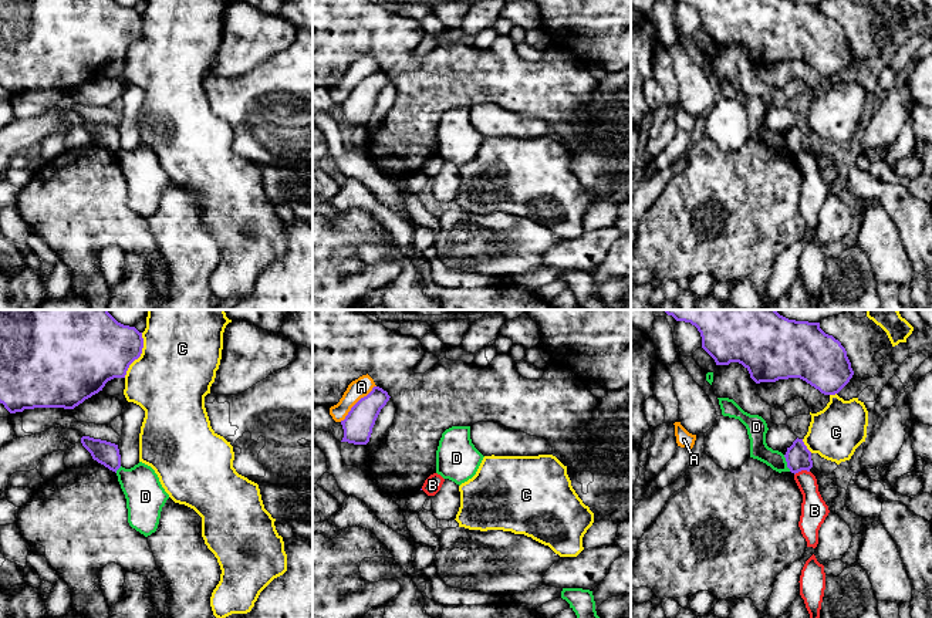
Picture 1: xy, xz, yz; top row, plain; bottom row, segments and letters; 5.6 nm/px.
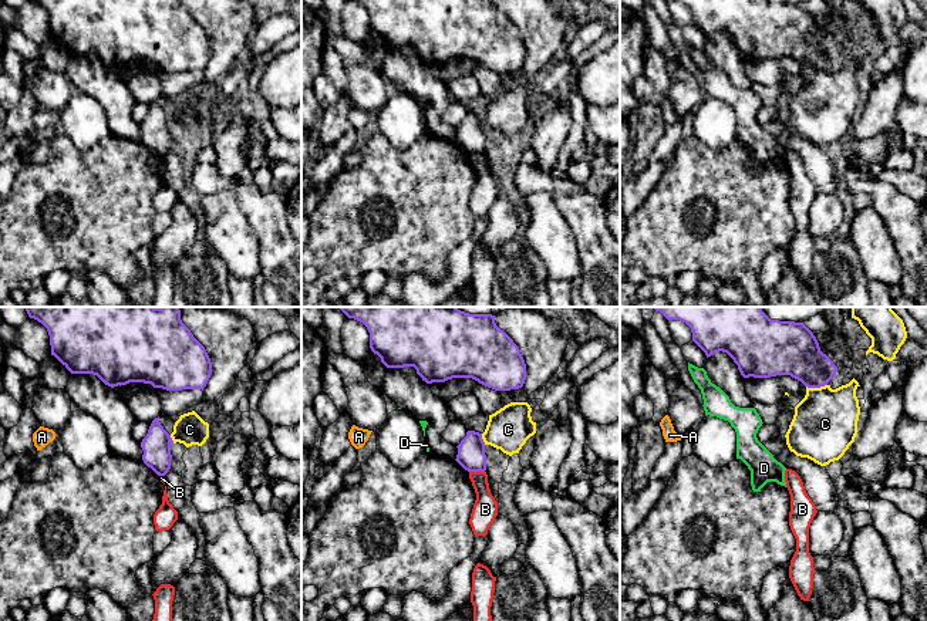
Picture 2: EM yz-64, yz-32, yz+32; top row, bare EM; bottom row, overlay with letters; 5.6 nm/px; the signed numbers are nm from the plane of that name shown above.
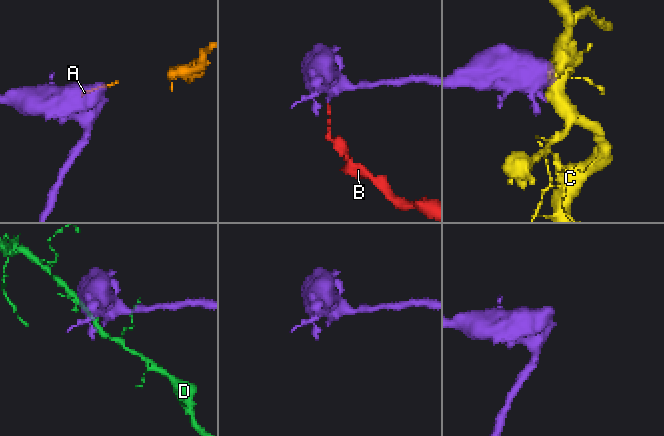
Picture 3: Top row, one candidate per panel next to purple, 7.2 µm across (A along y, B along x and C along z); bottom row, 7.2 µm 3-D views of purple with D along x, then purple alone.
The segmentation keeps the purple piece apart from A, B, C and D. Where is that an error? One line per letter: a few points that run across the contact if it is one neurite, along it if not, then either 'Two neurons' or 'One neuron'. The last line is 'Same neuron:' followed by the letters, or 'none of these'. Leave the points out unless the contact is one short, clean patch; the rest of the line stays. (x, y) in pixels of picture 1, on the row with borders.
A: Line: xz (375, 385), (340, 421). Two neurons
B: Line: yz (809, 470), (800, 470), (794, 475). Two neurons
C: Two neurons
D: Two neurons
Same neuron: none of these

